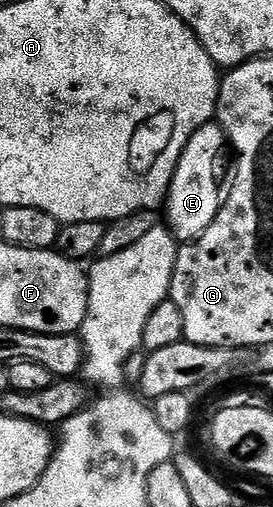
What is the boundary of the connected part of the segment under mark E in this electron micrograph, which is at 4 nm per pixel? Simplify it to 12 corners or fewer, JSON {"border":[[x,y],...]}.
{"border":[[210,121],[184,146],[164,201],[177,243],[212,224],[222,196],[212,160],[222,128]]}

